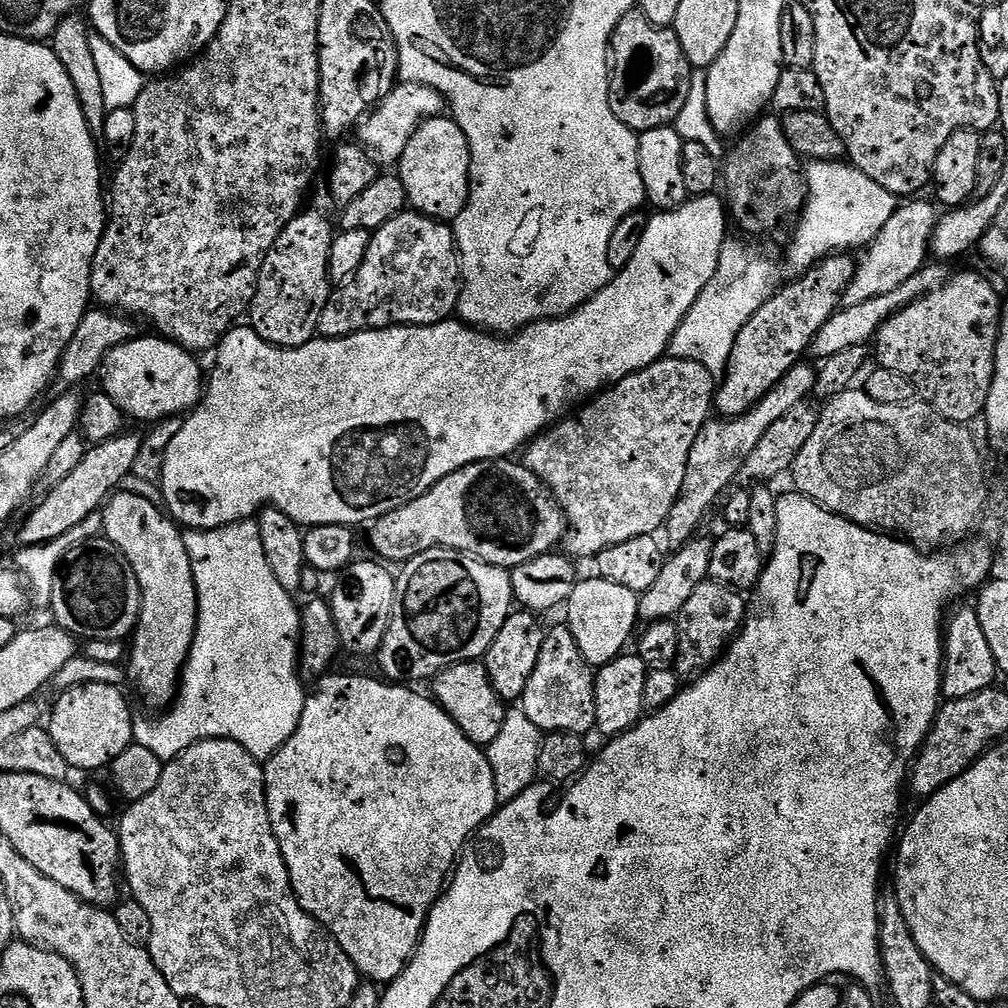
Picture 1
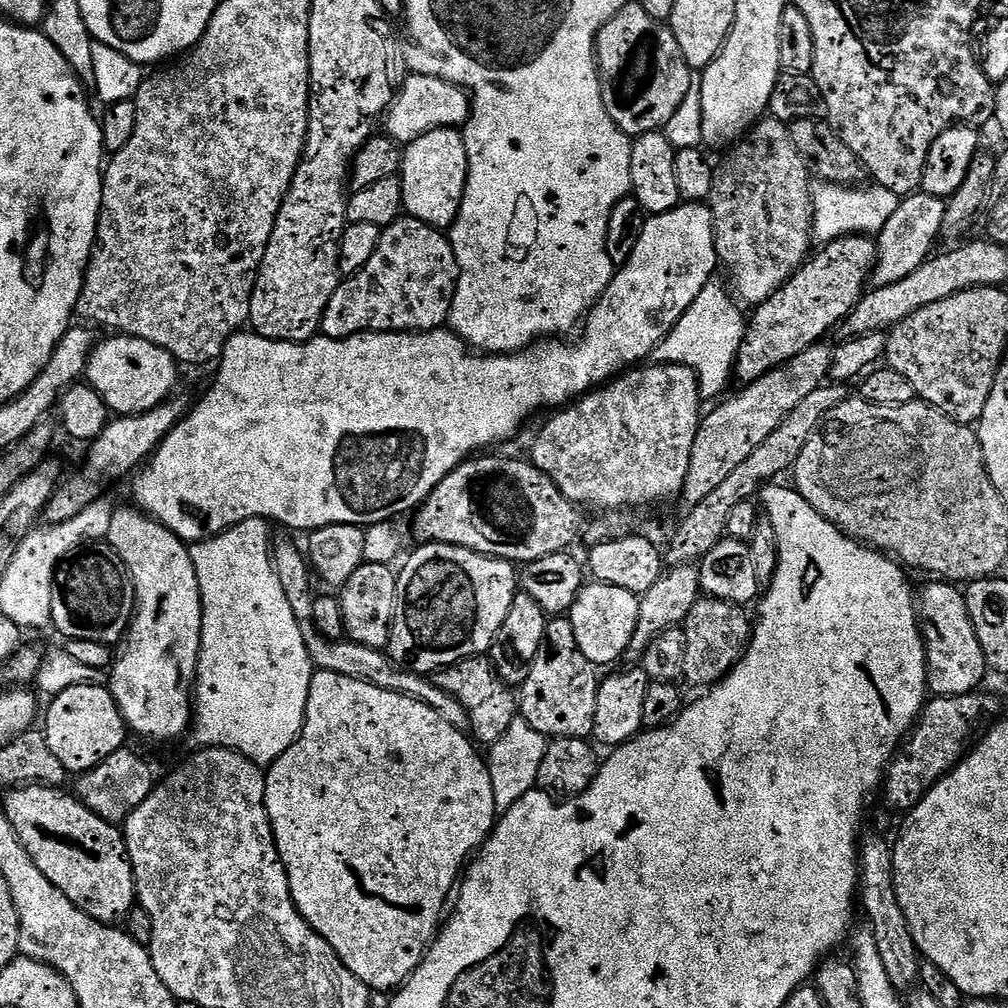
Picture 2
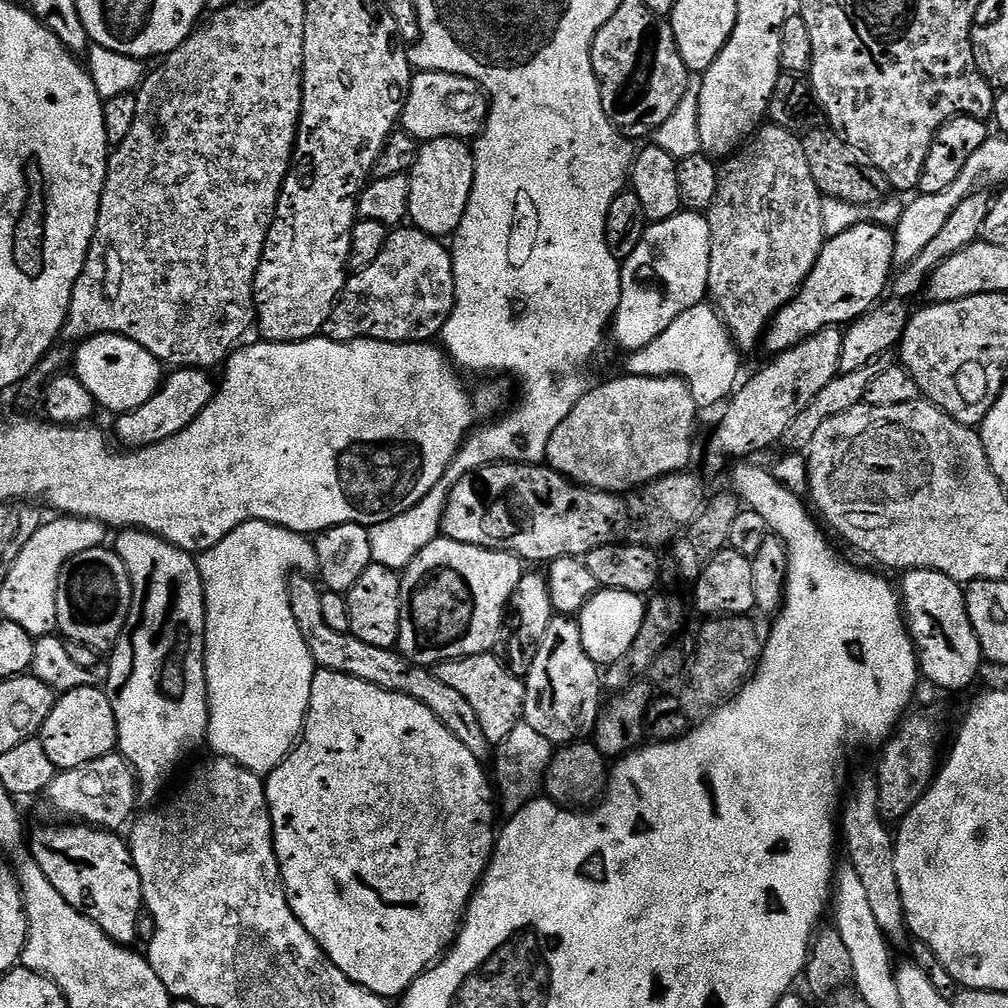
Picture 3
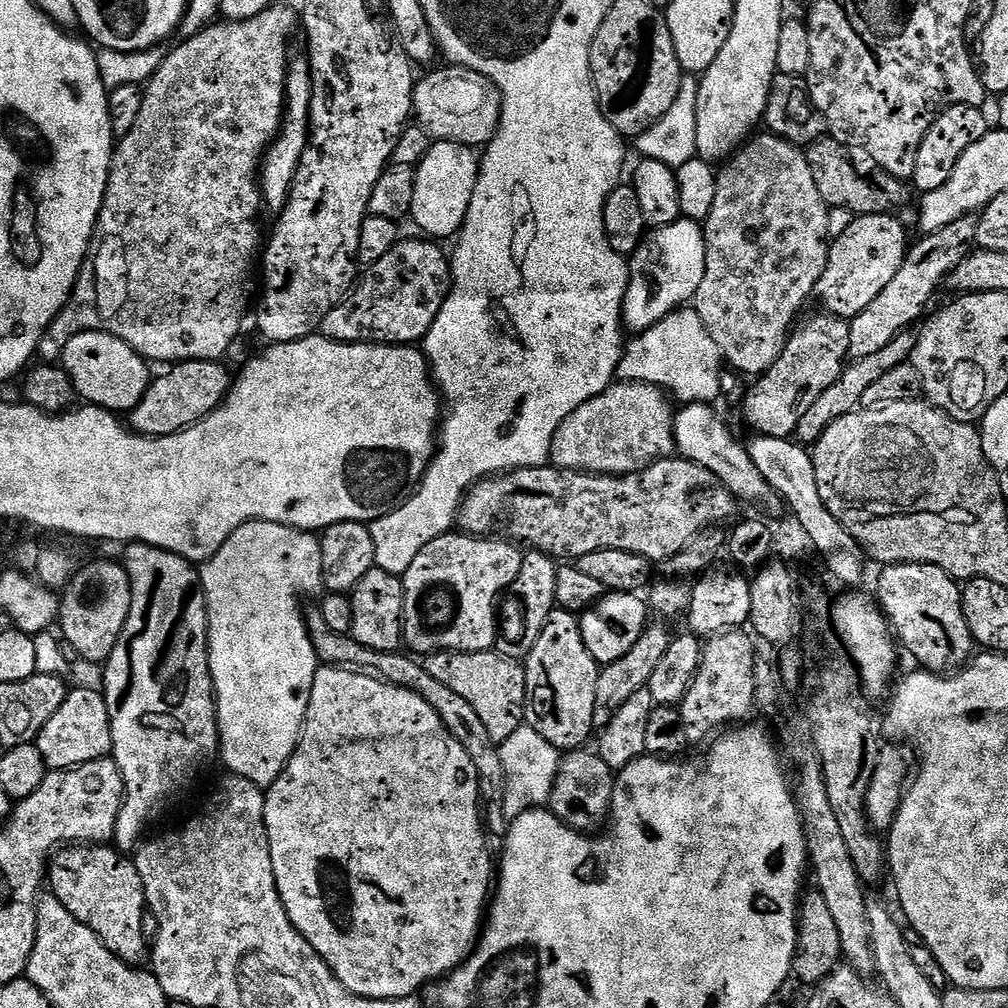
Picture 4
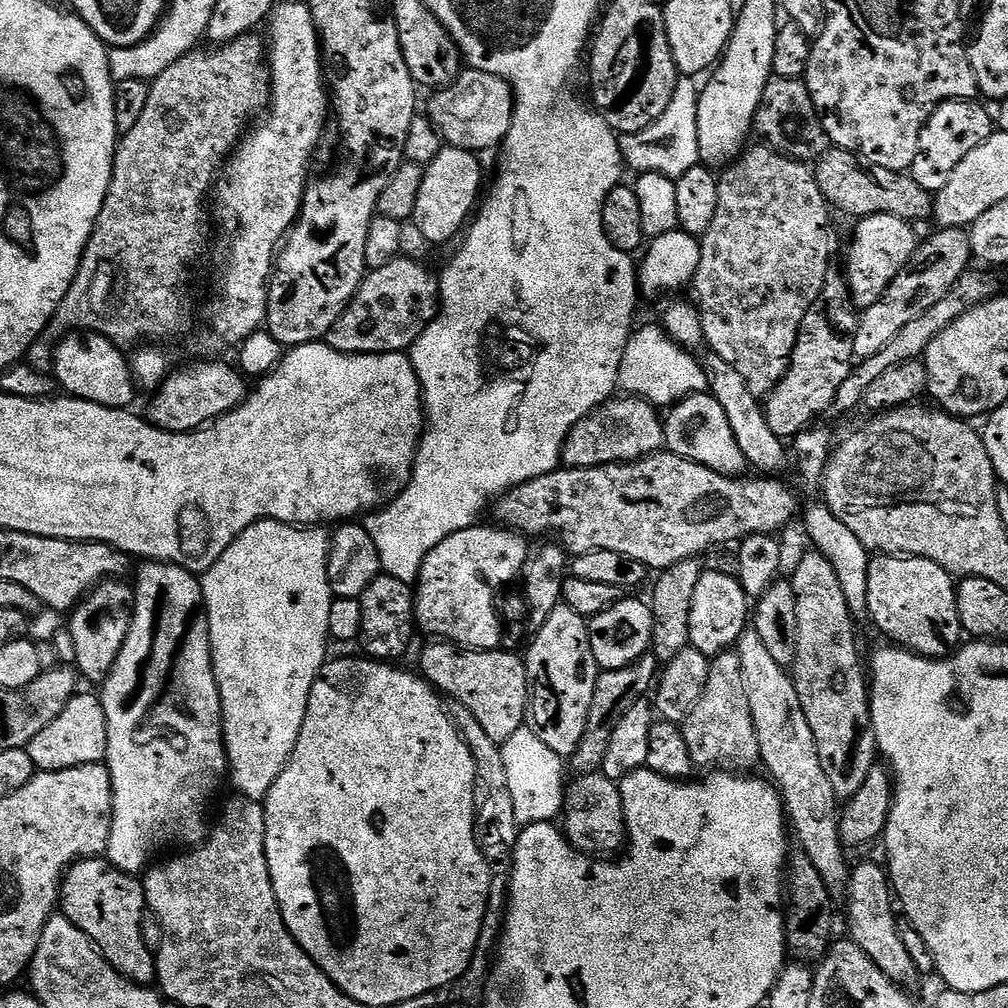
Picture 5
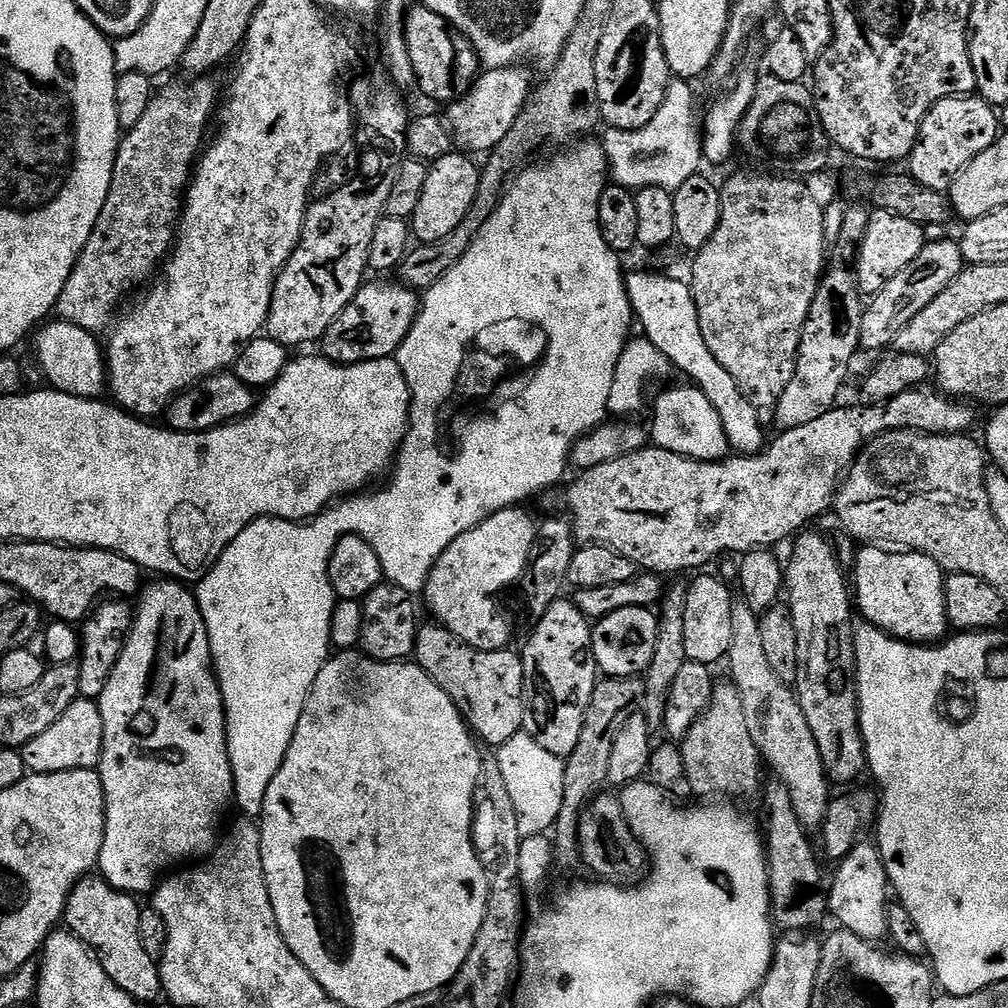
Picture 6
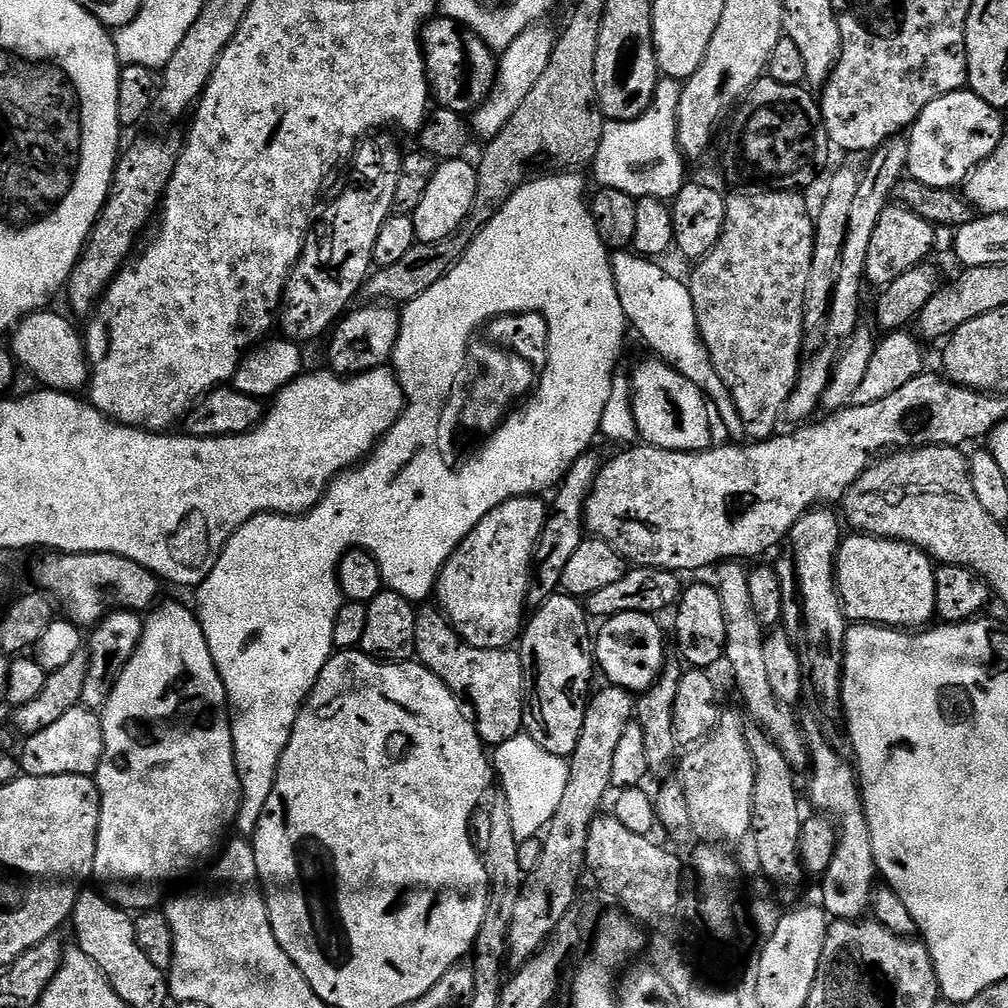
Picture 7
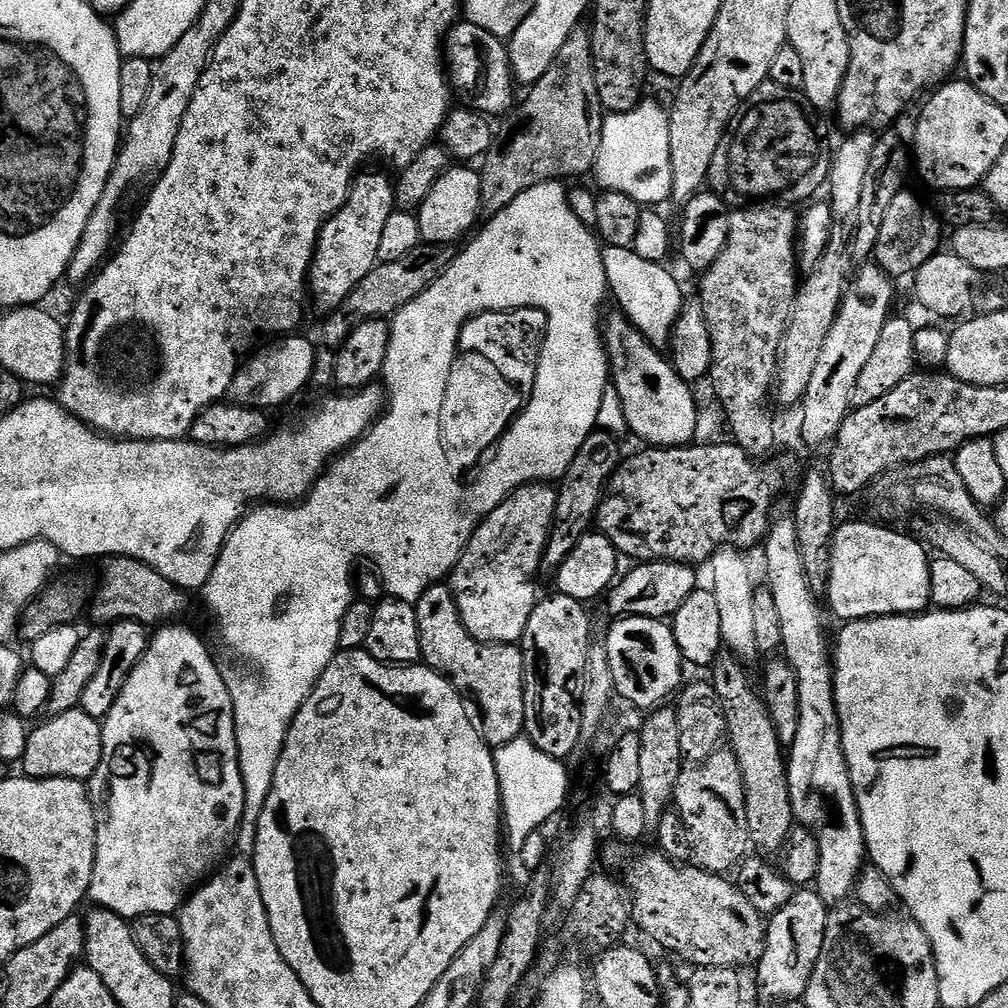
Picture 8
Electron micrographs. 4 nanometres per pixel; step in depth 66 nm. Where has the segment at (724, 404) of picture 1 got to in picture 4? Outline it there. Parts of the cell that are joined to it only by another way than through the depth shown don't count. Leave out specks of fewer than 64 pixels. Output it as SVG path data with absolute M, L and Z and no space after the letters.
M870 214L857 216L851 224L842 230L840 236L835 237L828 245L828 265L822 278L816 283L815 295L825 309L833 316L851 321L886 286L894 279L894 274L902 270L902 262L908 257L910 239L904 224L892 214Z

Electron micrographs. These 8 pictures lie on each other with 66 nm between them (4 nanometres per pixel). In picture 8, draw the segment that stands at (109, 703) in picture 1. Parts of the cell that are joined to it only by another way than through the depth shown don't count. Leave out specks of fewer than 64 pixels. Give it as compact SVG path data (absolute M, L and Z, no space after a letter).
M75 708L66 714L58 714L45 719L45 724L33 727L28 733L26 754L22 761L23 775L34 780L67 780L91 781L92 775L102 762L101 721L90 718L82 709Z

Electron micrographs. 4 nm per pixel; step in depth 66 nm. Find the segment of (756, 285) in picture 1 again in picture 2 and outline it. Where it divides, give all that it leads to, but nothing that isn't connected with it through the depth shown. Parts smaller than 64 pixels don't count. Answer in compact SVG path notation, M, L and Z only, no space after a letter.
M716 283L707 284L702 294L694 298L690 309L672 327L652 355L655 363L678 364L694 369L700 380L700 395L704 398L725 395L724 387L728 379L733 379L736 355L744 341L746 327L746 316L740 313L741 305L734 299L733 293L725 285L724 289Z

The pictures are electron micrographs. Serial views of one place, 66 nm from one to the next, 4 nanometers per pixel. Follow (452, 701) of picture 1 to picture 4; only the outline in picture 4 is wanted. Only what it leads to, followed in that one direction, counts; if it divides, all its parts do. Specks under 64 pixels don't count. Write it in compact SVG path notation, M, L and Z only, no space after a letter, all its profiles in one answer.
M435 652L422 660L426 674L454 690L478 714L494 742L502 745L514 730L525 723L524 705L528 702L525 665L506 658L501 652Z

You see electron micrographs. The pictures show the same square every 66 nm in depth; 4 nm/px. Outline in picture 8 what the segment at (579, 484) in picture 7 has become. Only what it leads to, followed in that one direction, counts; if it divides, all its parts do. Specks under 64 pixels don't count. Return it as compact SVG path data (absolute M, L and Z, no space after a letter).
M597 430L588 435L586 442L582 442L578 454L574 454L574 462L570 462L566 474L558 484L554 522L540 563L541 577L555 577L562 562L566 562L566 554L574 550L574 546L583 536L593 531L596 511L600 509L600 501L604 499L608 483L622 463L620 448L616 444L619 444L617 437L606 431Z

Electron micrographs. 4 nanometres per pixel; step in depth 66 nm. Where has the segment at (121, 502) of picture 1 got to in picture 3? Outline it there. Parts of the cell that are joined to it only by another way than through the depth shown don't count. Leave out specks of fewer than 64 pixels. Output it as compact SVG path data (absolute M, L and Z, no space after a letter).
M124 530L114 543L114 551L118 558L126 566L132 583L132 605L126 626L118 638L116 647L110 653L112 661L108 664L108 684L106 691L110 702L114 706L114 722L118 726L118 738L116 739L120 755L128 759L128 765L136 773L138 781L138 796L141 801L152 800L164 788L168 775L195 750L199 744L205 743L208 735L208 687L204 677L204 639L206 638L206 606L204 605L204 583L200 577L200 566L197 557L191 552L174 546L168 540L156 536L152 532L141 532L139 530Z

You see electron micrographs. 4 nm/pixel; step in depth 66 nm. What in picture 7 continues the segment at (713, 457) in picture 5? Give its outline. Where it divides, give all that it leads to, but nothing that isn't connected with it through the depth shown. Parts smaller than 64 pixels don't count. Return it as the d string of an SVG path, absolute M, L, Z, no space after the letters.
M651 359L642 361L630 372L632 410L639 439L655 448L675 452L702 452L713 447L712 432L708 429L710 408L704 391L668 363Z

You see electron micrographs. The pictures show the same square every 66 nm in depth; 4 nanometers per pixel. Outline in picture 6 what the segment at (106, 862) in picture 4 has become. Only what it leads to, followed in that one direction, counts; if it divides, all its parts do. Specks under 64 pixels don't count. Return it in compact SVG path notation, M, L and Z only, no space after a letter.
M89 874L82 877L72 888L64 907L63 923L67 931L96 953L100 965L110 974L114 984L126 990L130 998L140 1000L145 1006L151 1000L161 999L160 966L157 960L150 958L138 938L138 918L142 907L135 895L119 892L108 884L103 876Z

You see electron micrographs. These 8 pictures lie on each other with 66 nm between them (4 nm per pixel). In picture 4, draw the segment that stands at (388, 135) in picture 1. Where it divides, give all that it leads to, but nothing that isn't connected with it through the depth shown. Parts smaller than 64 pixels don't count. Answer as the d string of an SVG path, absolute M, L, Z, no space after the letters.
M437 67L432 70L437 70L437 72L432 72L429 76L422 77L421 80L419 77L415 81L412 90L412 111L415 123L433 141L458 142L462 146L473 150L479 149L481 146L487 146L500 125L502 98L498 86L490 78L486 78L469 68L443 67Z

